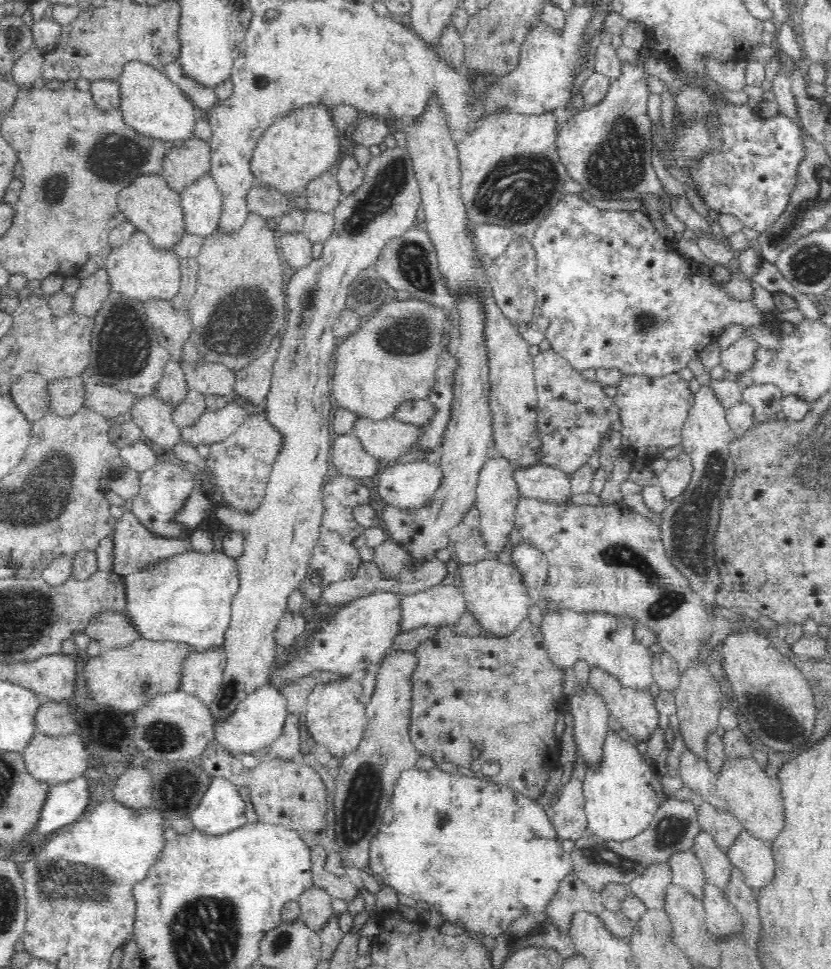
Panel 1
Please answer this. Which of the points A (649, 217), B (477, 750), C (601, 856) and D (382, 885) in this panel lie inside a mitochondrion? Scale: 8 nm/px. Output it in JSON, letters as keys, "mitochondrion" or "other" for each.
{"A":"other","B":"other","C":"mitochondrion","D":"other"}

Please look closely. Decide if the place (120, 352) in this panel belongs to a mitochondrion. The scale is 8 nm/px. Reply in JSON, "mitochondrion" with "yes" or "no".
{"mitochondrion":"yes"}

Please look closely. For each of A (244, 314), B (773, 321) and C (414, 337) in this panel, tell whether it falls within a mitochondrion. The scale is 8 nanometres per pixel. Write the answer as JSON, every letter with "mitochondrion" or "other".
{"A":"mitochondrion","B":"other","C":"mitochondrion"}

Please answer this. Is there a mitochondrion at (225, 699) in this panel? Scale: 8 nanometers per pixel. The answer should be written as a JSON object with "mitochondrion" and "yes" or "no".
{"mitochondrion":"yes"}

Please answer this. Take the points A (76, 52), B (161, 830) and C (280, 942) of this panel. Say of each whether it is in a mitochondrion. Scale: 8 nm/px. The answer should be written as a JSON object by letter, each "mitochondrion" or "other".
{"A":"other","B":"other","C":"mitochondrion"}

